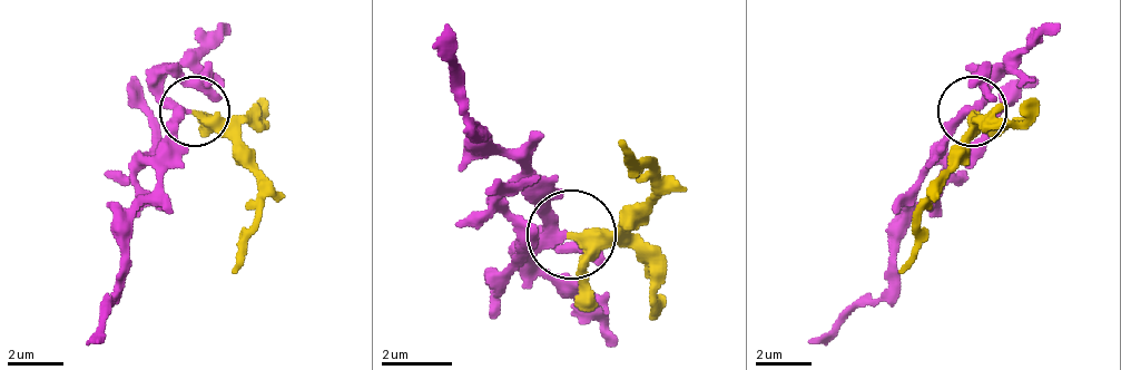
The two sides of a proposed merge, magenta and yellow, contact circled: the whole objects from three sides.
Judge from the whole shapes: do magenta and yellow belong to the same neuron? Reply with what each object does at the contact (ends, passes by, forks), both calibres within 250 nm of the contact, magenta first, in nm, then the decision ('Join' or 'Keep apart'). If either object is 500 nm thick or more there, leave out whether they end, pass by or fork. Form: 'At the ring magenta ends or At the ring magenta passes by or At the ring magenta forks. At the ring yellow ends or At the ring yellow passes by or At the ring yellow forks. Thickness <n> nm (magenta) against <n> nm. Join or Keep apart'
At the ring magenta passes by. At the ring yellow passes by. Thickness 260 nm (magenta) against 280 nm. Join

